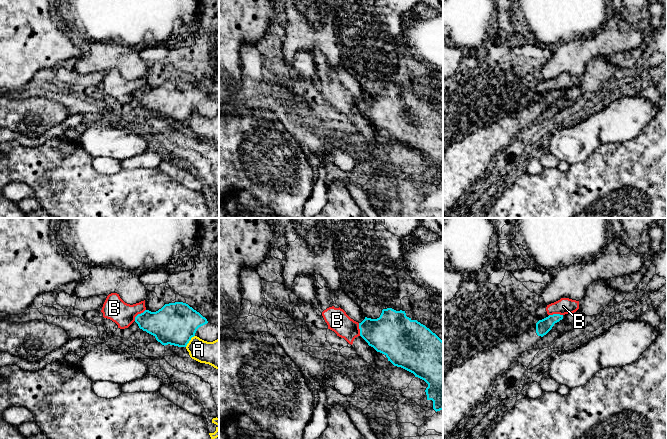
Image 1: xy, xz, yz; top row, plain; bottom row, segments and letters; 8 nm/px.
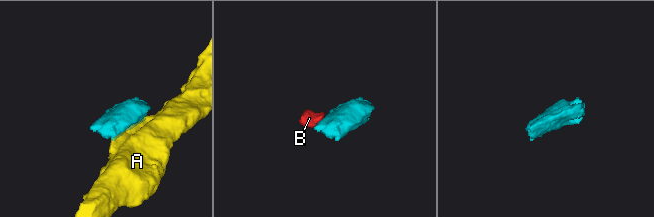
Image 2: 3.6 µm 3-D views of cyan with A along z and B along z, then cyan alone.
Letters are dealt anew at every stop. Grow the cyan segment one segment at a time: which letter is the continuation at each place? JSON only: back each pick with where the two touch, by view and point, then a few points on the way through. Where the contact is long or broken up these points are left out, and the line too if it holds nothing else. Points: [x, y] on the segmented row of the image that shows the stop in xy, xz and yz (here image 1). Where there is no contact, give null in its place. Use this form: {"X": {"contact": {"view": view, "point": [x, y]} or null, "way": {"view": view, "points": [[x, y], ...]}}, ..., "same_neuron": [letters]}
{"same_neuron": []}

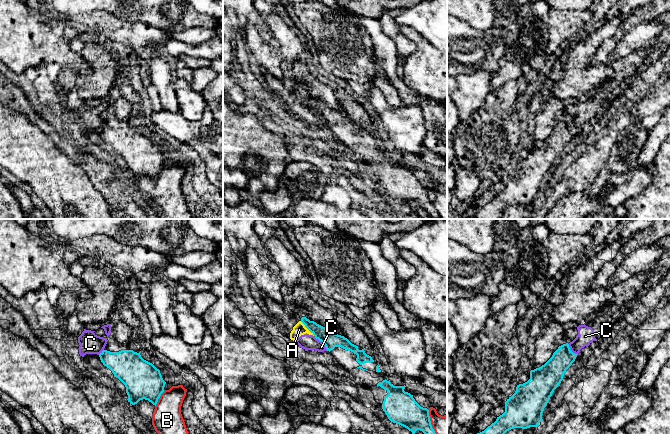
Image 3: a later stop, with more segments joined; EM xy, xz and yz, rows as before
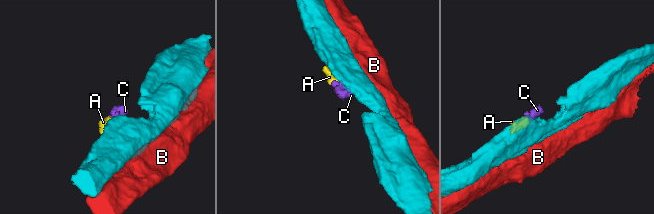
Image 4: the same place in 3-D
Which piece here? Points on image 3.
{"same_neuron": []}

